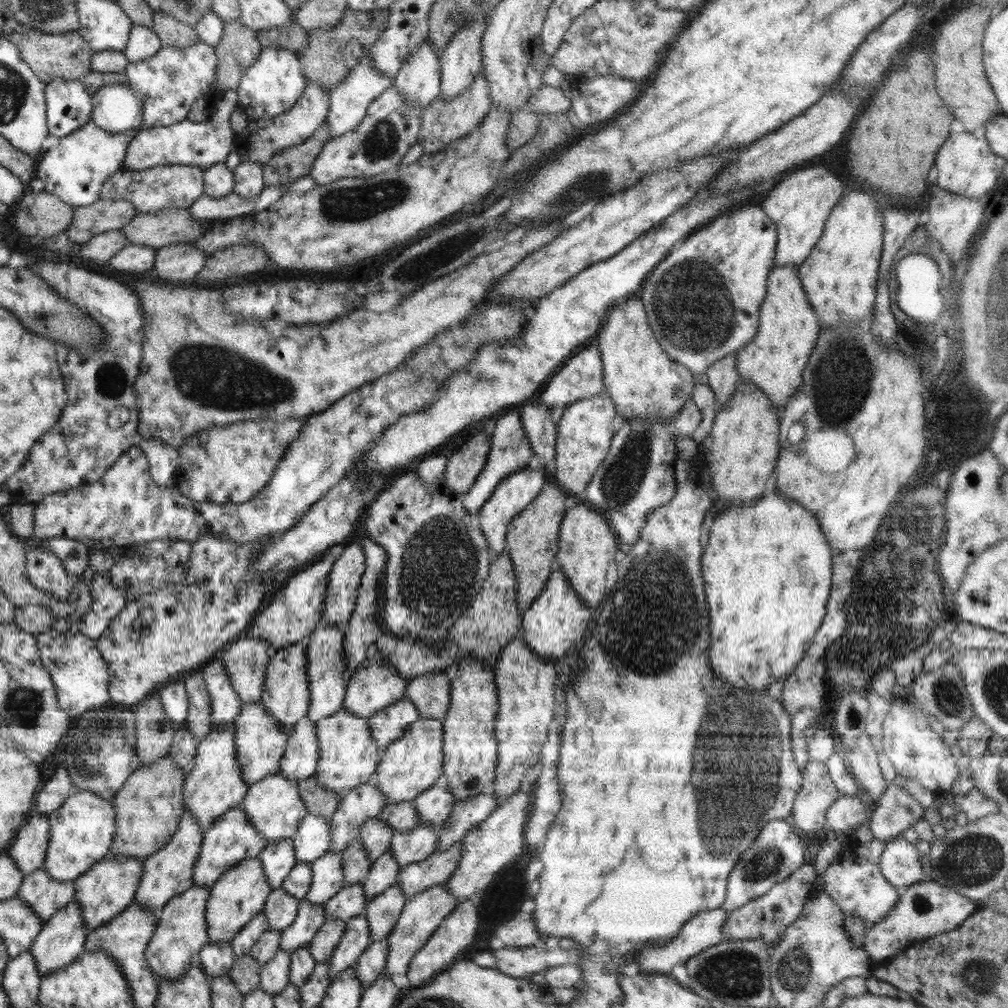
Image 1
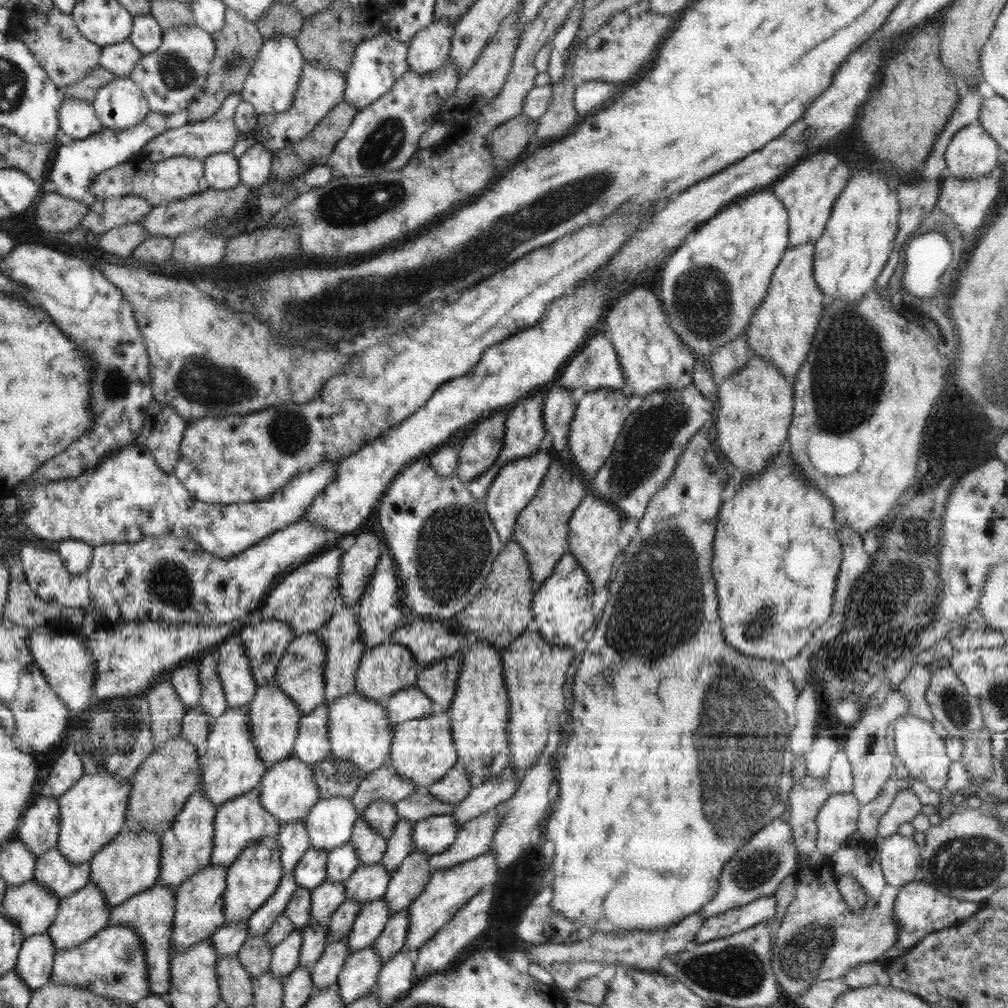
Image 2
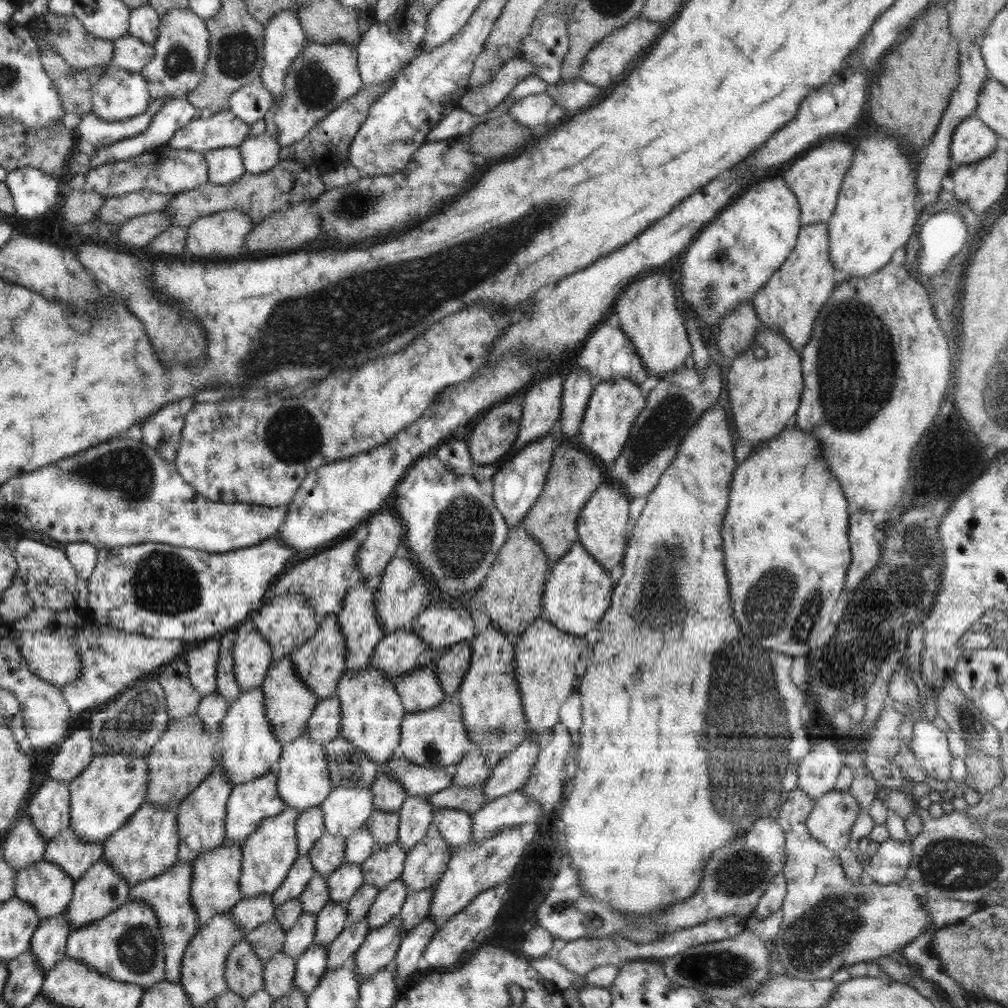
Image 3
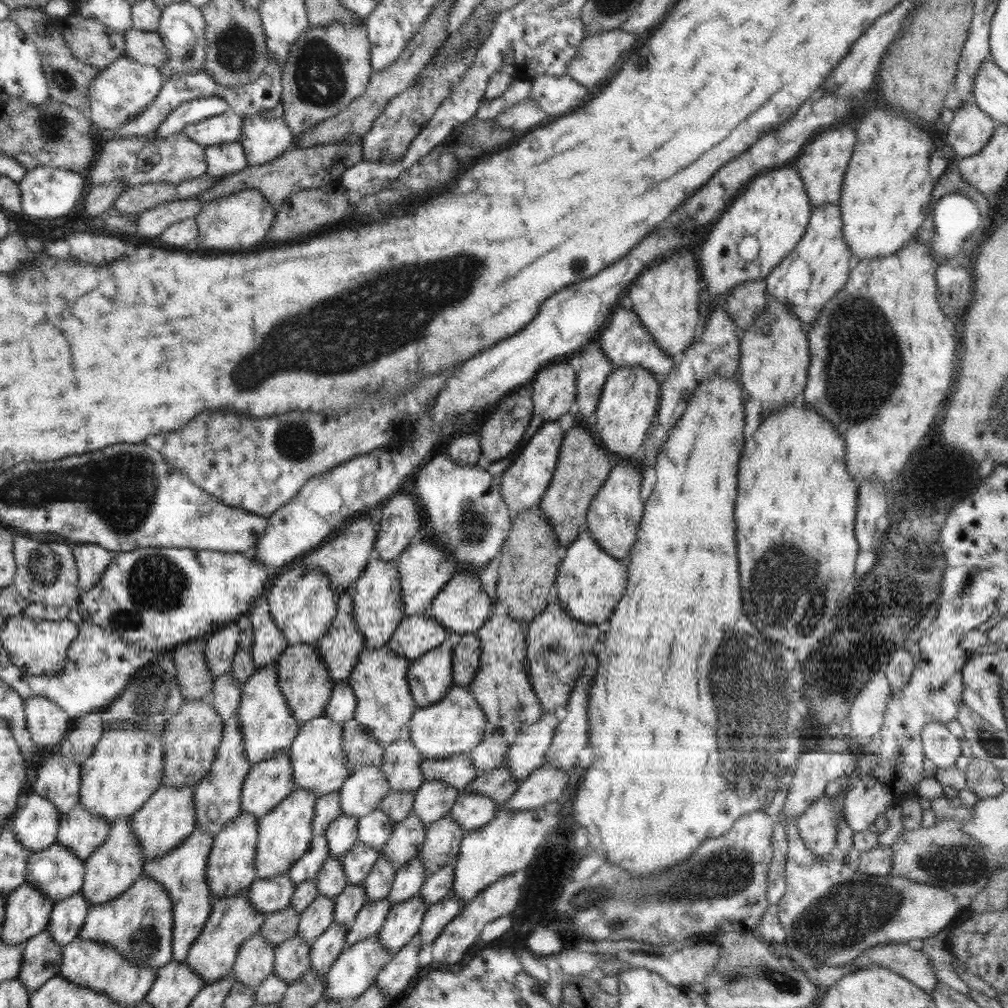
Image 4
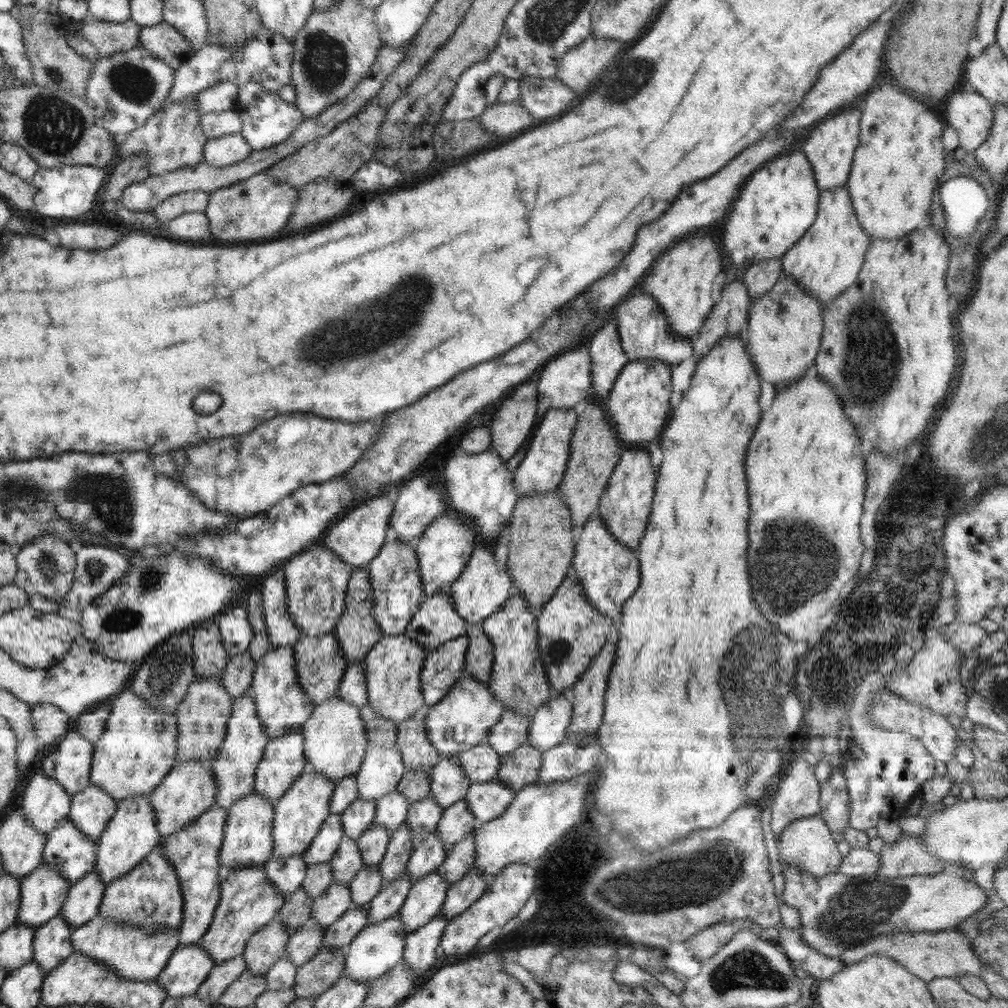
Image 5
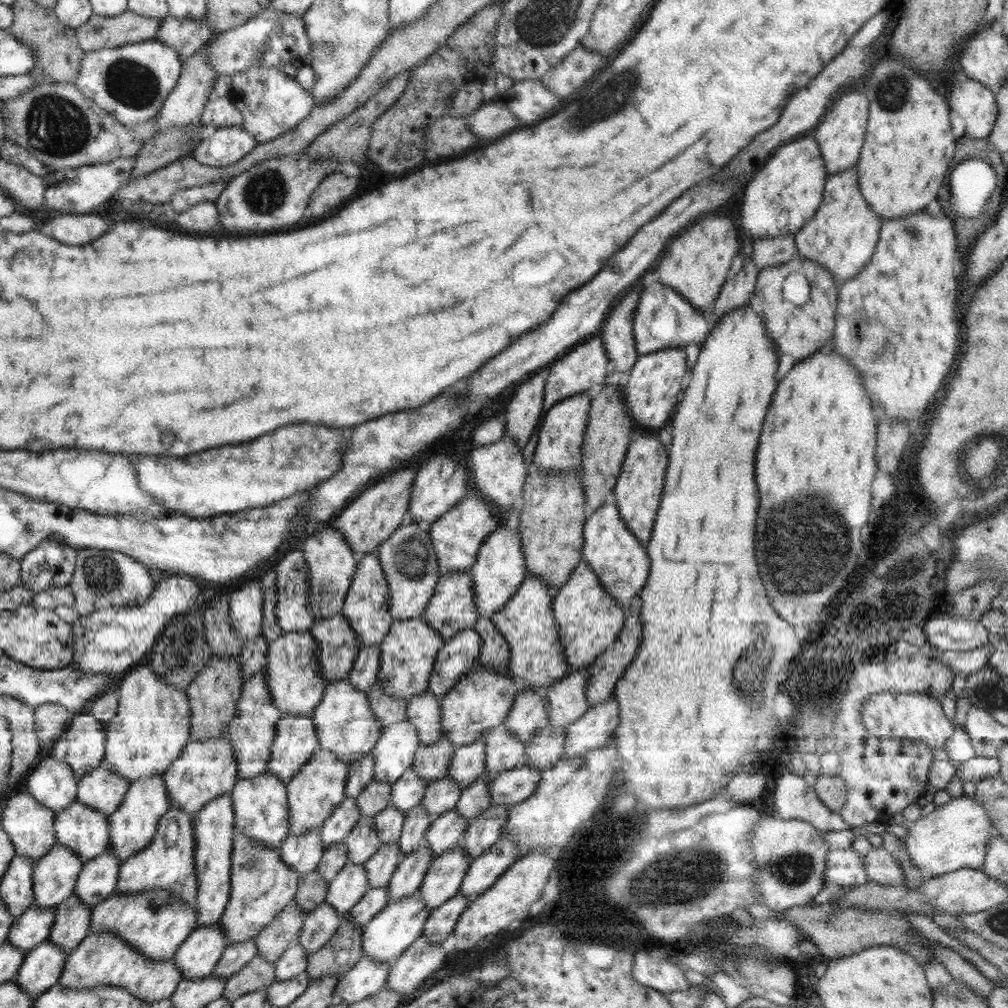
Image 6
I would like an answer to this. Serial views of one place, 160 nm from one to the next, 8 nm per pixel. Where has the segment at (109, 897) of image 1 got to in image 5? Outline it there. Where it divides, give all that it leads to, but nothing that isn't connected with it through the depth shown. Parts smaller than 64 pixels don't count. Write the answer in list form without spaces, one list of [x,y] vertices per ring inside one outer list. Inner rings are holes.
[[[194,760],[175,764],[156,789],[147,795],[154,809],[158,832],[162,837],[167,837],[188,826],[215,804],[216,792],[218,792],[218,785],[210,762]]]

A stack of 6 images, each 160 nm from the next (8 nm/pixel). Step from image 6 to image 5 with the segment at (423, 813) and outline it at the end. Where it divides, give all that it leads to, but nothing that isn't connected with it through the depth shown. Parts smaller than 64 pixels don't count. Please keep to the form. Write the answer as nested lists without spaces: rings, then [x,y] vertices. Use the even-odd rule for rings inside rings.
[[[403,822],[392,834],[383,859],[379,862],[382,878],[390,881],[405,874],[405,868],[413,851],[411,834],[407,822]]]

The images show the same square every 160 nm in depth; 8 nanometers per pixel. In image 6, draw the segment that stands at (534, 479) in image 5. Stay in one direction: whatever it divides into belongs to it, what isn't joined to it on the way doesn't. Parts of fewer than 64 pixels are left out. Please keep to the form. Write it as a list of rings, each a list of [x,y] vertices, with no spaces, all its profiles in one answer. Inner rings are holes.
[[[588,391],[575,394],[557,402],[544,416],[544,423],[538,432],[538,445],[534,452],[533,463],[546,472],[574,472],[581,466],[582,441],[590,410]]]

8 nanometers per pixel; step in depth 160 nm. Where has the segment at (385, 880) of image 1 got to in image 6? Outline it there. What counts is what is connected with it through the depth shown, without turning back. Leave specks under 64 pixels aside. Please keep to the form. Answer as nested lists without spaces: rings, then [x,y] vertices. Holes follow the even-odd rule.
[[[477,740],[454,749],[447,776],[456,780],[460,789],[466,789],[482,777],[485,770],[485,742]]]

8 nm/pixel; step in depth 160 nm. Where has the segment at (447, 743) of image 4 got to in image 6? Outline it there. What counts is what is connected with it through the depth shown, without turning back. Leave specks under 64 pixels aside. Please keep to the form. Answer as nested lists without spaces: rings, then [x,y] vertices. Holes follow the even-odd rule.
[[[476,665],[474,670],[462,676],[452,689],[441,697],[441,732],[444,732],[445,737],[458,747],[481,740],[489,729],[505,724],[514,706],[516,695],[521,692],[522,686],[508,674],[502,675]]]

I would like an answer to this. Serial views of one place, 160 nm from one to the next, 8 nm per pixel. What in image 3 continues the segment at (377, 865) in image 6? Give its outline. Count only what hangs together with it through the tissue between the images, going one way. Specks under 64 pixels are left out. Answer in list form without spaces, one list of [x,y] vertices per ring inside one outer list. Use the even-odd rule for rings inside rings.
[[[329,900],[324,908],[316,914],[316,938],[313,943],[329,945],[348,925],[347,918],[347,906]]]

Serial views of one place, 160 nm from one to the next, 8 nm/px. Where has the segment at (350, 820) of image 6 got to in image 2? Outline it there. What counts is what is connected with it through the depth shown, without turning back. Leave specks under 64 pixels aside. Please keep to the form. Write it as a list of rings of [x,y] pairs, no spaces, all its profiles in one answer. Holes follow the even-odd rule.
[[[294,873],[282,875],[277,889],[271,898],[266,900],[258,910],[247,920],[249,937],[264,936],[277,916],[283,913],[292,894],[299,886],[296,884]]]

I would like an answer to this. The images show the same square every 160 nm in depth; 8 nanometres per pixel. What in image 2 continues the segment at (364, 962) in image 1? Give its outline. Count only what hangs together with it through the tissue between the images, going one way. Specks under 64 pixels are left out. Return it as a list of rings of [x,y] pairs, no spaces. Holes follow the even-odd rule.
[[[407,908],[392,914],[386,921],[382,934],[373,942],[372,947],[382,962],[392,958],[403,947],[408,936],[407,918]]]

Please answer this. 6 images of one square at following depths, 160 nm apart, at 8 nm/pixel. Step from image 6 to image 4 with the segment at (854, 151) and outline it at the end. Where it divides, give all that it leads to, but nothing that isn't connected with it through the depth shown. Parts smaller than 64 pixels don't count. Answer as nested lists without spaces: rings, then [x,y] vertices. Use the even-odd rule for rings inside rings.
[[[842,123],[834,126],[836,130],[828,129],[820,133],[803,148],[799,157],[794,160],[796,162],[794,167],[804,182],[806,195],[810,199],[812,208],[822,205],[839,205],[843,194],[842,184],[857,141],[857,134],[854,128],[840,126],[840,124]]]

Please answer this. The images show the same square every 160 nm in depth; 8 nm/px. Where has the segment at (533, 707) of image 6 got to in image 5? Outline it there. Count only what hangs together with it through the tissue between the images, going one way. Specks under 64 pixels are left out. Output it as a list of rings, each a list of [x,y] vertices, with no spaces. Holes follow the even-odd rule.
[[[506,711],[498,724],[494,724],[484,740],[500,756],[508,756],[513,750],[527,743],[531,718],[516,711]]]

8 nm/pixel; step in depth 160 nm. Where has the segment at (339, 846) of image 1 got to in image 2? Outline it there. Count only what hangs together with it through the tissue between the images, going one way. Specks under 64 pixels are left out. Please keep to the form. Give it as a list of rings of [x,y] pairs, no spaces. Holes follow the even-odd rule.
[[[383,765],[380,768],[366,773],[360,781],[356,794],[351,797],[352,804],[361,817],[374,801],[388,801],[396,803],[418,792],[416,785],[410,784],[398,774],[393,766]]]

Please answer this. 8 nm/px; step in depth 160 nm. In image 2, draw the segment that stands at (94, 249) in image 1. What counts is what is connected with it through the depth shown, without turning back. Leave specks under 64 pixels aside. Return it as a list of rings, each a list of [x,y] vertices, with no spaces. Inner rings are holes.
[[[141,222],[131,223],[99,235],[98,244],[104,252],[109,252],[121,261],[130,261],[133,250],[150,238]]]

